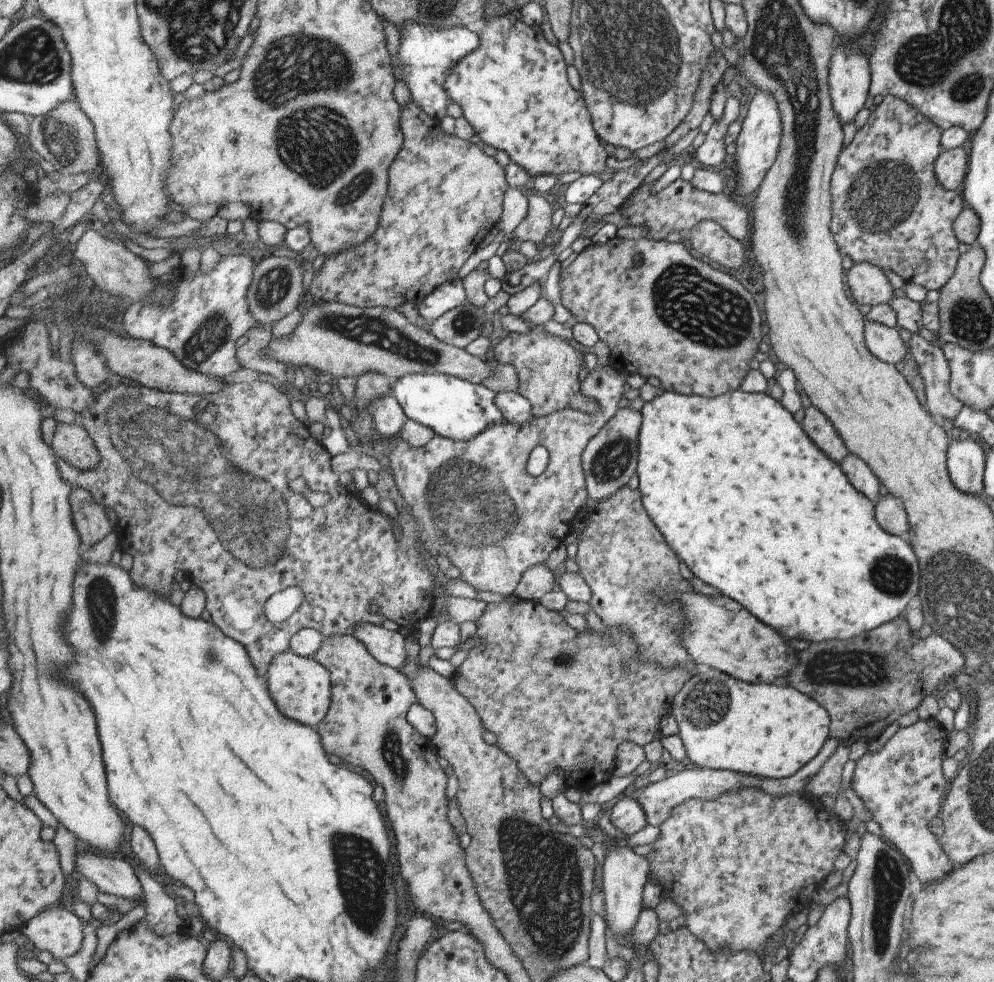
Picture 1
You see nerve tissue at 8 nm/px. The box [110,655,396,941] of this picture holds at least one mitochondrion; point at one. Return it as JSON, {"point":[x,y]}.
{"point":[362,873]}

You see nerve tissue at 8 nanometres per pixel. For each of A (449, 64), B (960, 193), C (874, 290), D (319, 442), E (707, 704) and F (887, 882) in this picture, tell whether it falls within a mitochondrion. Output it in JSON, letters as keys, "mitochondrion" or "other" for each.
{"A":"other","B":"other","C":"other","D":"other","E":"mitochondrion","F":"mitochondrion"}

